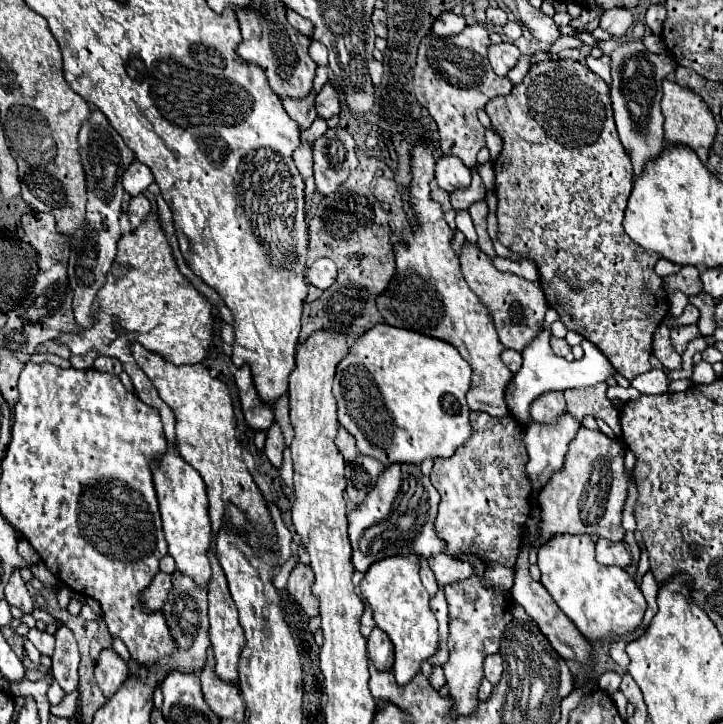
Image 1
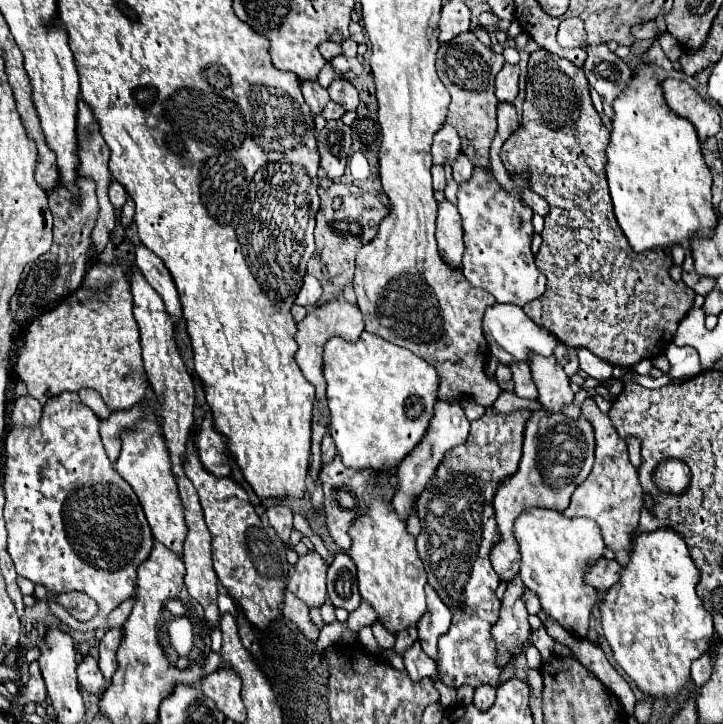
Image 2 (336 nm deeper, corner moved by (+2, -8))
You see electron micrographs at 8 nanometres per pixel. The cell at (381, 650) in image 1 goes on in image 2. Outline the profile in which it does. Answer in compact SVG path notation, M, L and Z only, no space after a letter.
M380 619L372 625L372 631L374 631L374 637L376 637L376 641L378 641L380 647L384 647L384 649L392 649L392 647L394 647L394 643L396 643L396 633L388 631Z

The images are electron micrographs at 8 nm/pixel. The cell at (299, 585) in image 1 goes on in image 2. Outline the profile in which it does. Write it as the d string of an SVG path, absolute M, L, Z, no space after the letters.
M308 551L298 559L288 577L288 591L302 599L308 607L322 607L326 601L326 561L316 551Z

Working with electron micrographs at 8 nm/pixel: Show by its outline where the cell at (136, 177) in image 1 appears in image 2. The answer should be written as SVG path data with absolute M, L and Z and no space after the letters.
M112 181L110 187L108 187L108 197L110 197L110 203L114 205L114 209L122 209L122 205L126 203L126 191L120 183Z

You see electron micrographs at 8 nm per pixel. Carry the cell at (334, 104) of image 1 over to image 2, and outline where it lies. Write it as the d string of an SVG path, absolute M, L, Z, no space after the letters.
M334 79L328 87L328 93L330 93L330 99L342 105L346 111L354 111L358 107L358 91L346 79Z

